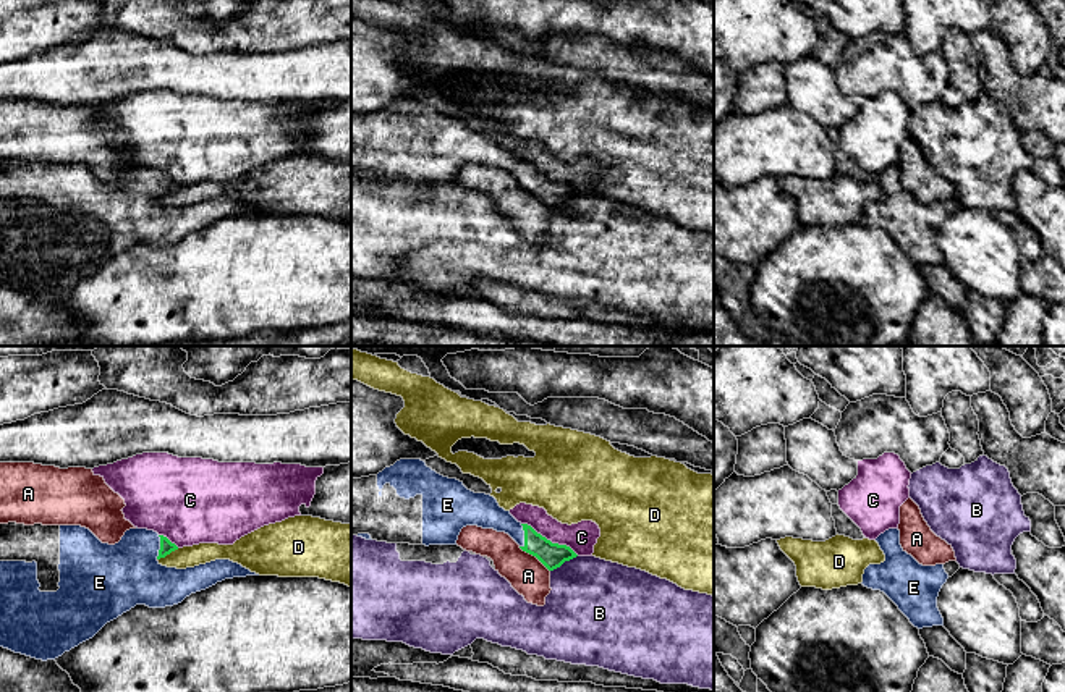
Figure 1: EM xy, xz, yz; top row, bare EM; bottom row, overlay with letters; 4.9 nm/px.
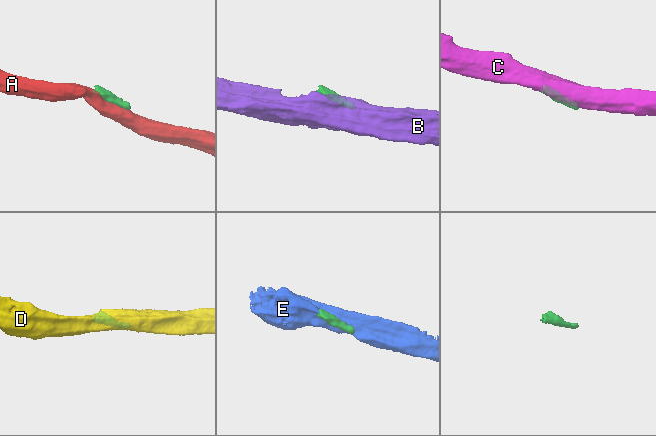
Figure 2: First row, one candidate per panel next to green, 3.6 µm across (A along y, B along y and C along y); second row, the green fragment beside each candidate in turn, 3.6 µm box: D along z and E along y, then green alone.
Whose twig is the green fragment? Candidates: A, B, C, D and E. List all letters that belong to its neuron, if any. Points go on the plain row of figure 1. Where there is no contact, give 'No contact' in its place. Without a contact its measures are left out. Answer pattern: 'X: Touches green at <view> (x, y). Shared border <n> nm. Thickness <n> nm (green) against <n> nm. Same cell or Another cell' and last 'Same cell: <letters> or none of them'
A: Touches green at xz (534, 193). Shared border 200 nm. Thickness 130 nm (green) against 190 nm. Another cell
B: Touches green at xz (564, 199). Shared border 160 nm. Thickness 130 nm (green) against 440 nm. Another cell
C: Touches green at xz (549, 178). Shared border 340 nm. Thickness 130 nm (green) against 150 nm. Another cell
D: Touches green at xy (167, 191). Shared border 130 nm. Thickness 70 nm (green) against 110 nm. Another cell
E: Touches green at xz (525, 173). Shared border 120 nm. Thickness 130 nm (green) against 160 nm. Same cell
Same cell: E

